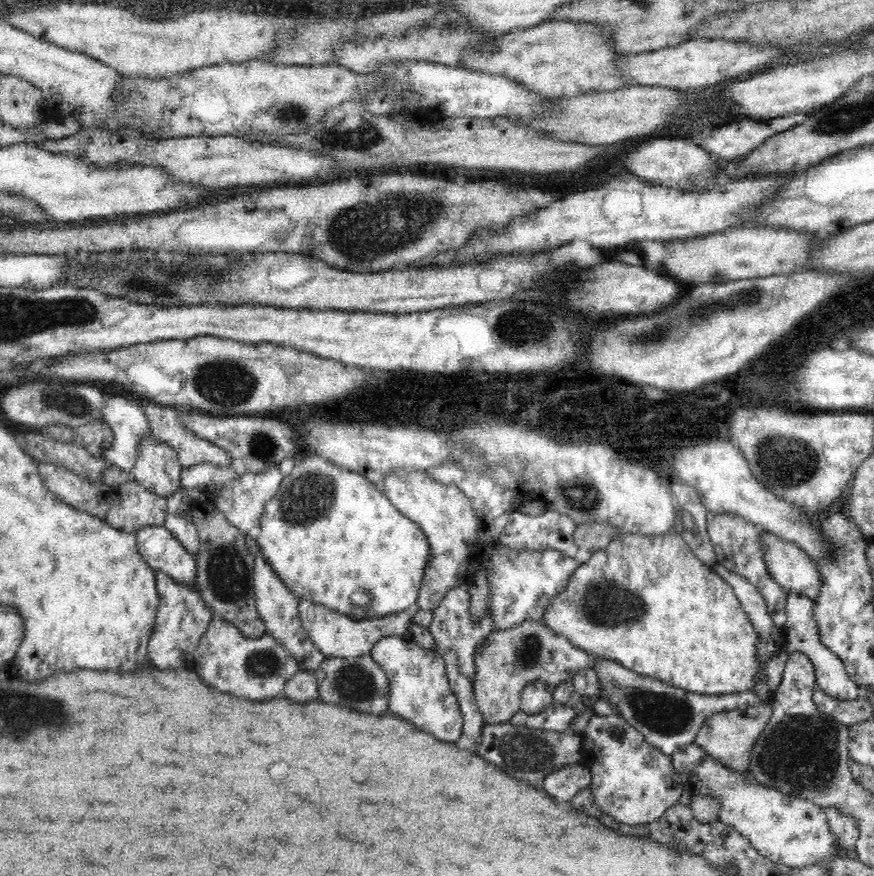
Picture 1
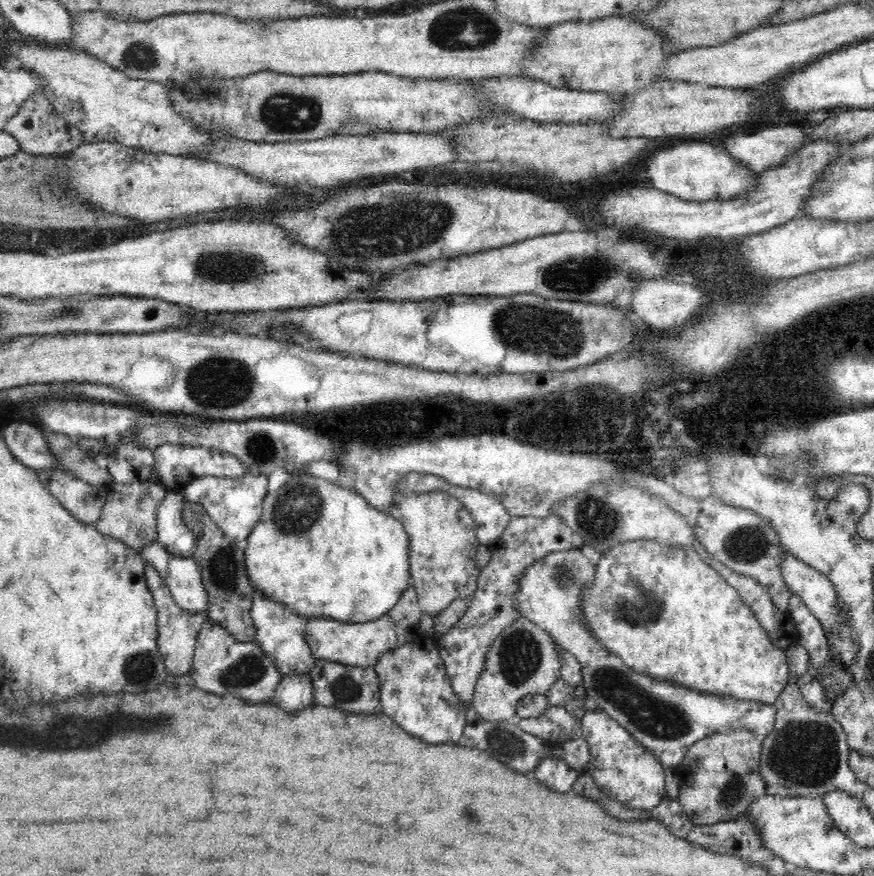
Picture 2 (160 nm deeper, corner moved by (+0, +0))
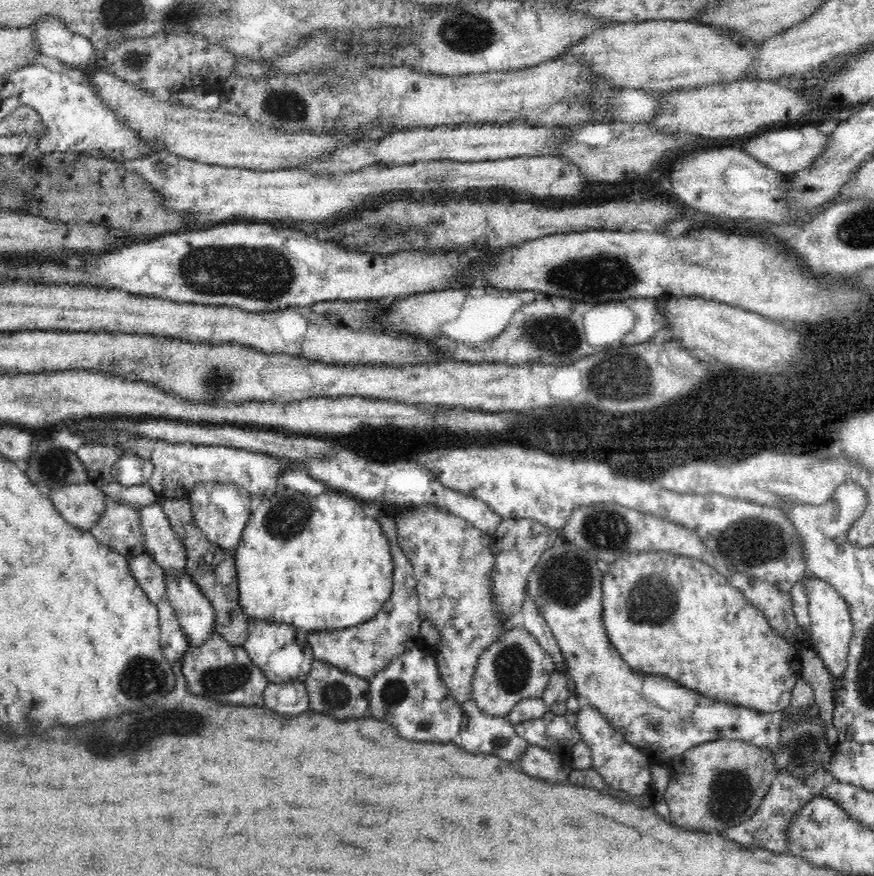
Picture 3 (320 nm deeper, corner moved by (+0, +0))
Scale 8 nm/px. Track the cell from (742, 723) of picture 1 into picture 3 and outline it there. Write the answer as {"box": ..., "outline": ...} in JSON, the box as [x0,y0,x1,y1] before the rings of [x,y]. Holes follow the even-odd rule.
{"box":[663,739,778,833],"outline":[[[718,739],[712,742],[703,742],[687,750],[671,764],[672,775],[663,796],[670,814],[670,822],[696,828],[709,833],[710,831],[724,832],[746,819],[752,818],[760,808],[762,799],[768,794],[772,781],[778,774],[773,752],[754,746],[743,740]]]}

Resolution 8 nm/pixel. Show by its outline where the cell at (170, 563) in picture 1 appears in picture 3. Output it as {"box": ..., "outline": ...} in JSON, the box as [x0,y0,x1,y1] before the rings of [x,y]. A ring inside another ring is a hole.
{"box":[165,573,216,650],"outline":[[[188,573],[176,578],[165,576],[167,595],[176,611],[179,626],[189,642],[189,650],[204,646],[209,636],[215,633],[216,616],[212,603],[200,591]]]}

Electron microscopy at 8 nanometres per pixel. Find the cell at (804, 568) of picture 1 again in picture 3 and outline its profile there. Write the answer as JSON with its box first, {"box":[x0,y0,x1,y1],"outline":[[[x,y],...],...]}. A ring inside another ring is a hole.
{"box":[805,574,853,680],"outline":[[[810,574],[805,590],[808,595],[808,622],[810,624],[810,641],[808,646],[812,648],[822,660],[827,672],[833,680],[841,679],[847,666],[849,654],[849,642],[853,634],[852,615],[849,613],[849,606],[841,594],[824,579]]]}

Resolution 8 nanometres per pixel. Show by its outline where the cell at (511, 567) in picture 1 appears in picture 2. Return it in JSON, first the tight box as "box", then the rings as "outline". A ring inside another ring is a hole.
{"box":[515,545,776,767],"outline":[[[575,545],[570,550],[560,550],[544,555],[544,558],[536,559],[527,570],[524,570],[523,577],[517,583],[515,596],[515,608],[520,610],[521,616],[528,618],[537,624],[548,635],[554,638],[560,647],[576,657],[582,667],[582,680],[585,689],[585,696],[590,696],[596,702],[598,710],[604,711],[610,718],[628,731],[642,746],[650,749],[652,754],[660,759],[662,766],[673,767],[683,762],[688,749],[700,739],[714,734],[714,732],[732,731],[746,729],[754,732],[763,742],[773,729],[776,720],[776,705],[768,705],[760,701],[748,699],[735,699],[732,697],[718,697],[709,693],[699,693],[693,689],[685,689],[667,681],[660,681],[657,678],[634,672],[624,664],[620,657],[609,653],[601,646],[601,643],[584,622],[581,602],[583,592],[592,586],[595,578],[597,565],[586,557],[580,548]]]}

